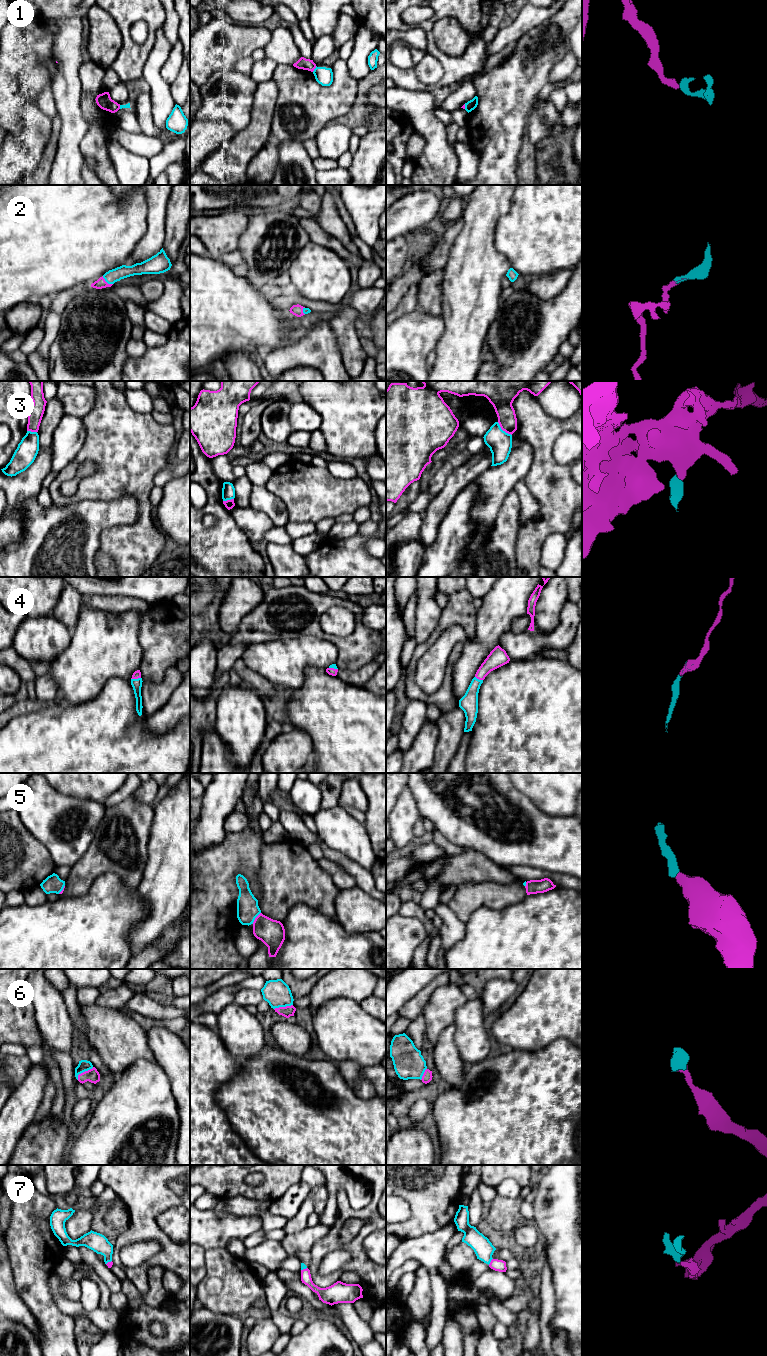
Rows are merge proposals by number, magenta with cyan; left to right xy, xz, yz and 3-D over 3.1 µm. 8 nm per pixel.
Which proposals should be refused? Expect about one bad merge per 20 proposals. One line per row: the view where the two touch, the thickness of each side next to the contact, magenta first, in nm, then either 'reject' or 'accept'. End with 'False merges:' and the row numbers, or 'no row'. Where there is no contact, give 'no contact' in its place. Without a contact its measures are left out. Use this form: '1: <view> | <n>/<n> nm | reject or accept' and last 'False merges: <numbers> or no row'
1: xz | 100/140 nm | reject
2: xy | 80/110 nm | accept
3: yz | 170/190 nm | reject
4: xy | 60/80 nm | accept
5: xz | 220/180 nm | accept
6: xy | 110/90 nm | accept
7: yz | 100/160 nm | accept
False merges: 1, 3

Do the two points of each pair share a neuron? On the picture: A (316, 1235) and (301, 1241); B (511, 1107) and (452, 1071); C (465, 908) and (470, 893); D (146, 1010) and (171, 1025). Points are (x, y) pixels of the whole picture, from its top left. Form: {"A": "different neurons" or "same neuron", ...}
{"A": "same neuron", "B": "different neurons", "C": "same neuron", "D": "different neurons"}

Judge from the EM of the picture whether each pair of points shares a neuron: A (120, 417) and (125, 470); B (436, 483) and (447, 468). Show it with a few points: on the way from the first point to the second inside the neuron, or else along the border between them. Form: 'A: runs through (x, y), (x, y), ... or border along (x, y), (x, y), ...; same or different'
A: runs through (120, 430), (120, 441), (125, 446), (125, 457); same
B: runs through (439, 479), (444, 472); same

